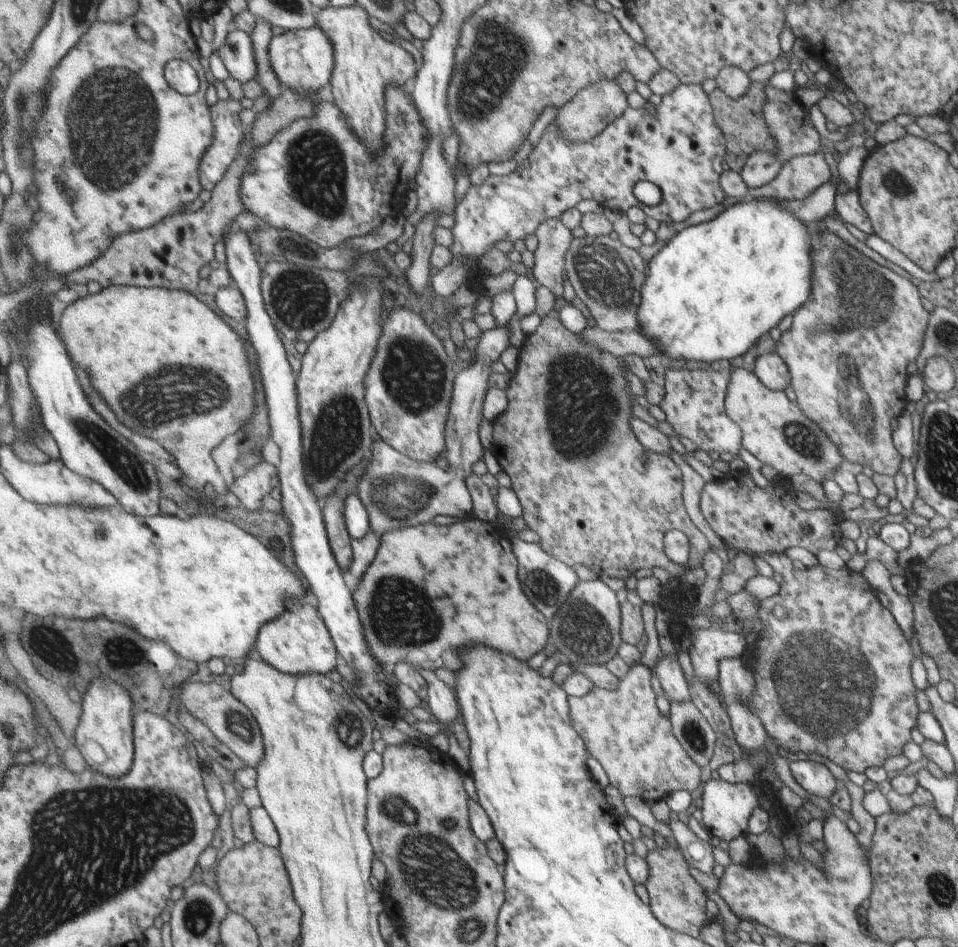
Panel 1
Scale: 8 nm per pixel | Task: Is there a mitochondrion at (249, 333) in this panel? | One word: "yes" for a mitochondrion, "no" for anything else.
no

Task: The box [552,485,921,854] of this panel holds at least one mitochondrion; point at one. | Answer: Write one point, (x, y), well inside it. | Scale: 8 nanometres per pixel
(824, 683)

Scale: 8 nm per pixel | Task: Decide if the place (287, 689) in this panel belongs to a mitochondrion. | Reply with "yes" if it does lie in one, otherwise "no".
no

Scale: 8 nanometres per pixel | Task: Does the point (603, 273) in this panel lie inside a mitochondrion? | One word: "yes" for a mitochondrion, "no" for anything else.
yes

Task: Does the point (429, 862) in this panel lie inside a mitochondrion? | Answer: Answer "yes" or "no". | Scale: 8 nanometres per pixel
yes

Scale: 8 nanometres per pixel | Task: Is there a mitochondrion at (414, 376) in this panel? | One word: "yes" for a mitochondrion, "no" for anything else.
yes

